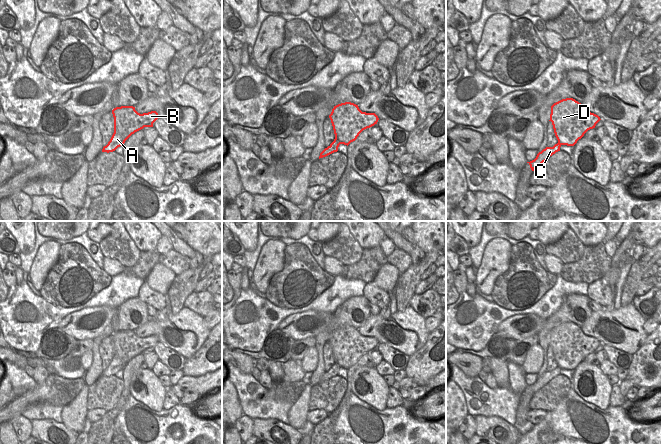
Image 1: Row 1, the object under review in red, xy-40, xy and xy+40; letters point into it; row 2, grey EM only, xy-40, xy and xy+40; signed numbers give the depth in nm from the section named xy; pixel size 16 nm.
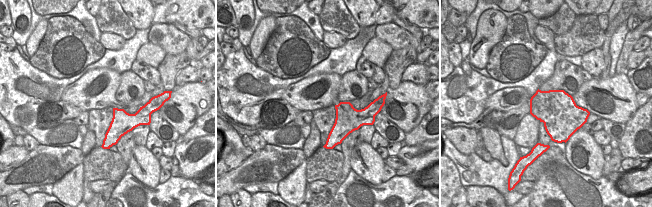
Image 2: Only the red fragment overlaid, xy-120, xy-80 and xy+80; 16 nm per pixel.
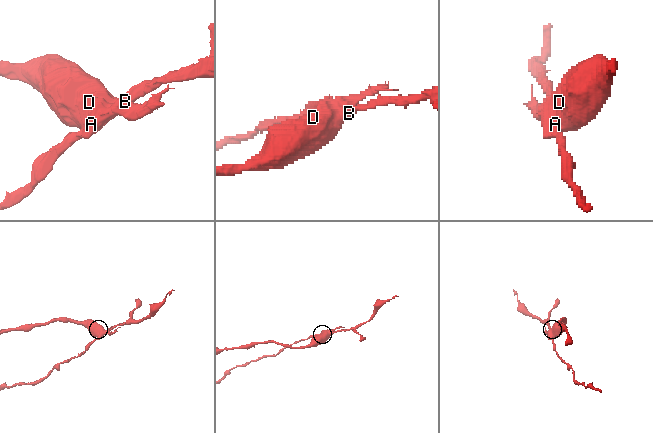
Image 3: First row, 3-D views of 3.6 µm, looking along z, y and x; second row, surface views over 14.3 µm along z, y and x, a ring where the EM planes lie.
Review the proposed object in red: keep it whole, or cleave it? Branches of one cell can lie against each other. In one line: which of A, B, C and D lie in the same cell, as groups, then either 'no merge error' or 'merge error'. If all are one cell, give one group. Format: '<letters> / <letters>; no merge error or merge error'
A C / B D; merge error

